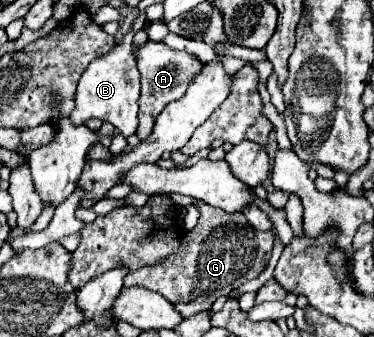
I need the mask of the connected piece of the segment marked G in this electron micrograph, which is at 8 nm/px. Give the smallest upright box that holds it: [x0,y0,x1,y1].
[124,202,274,318]

